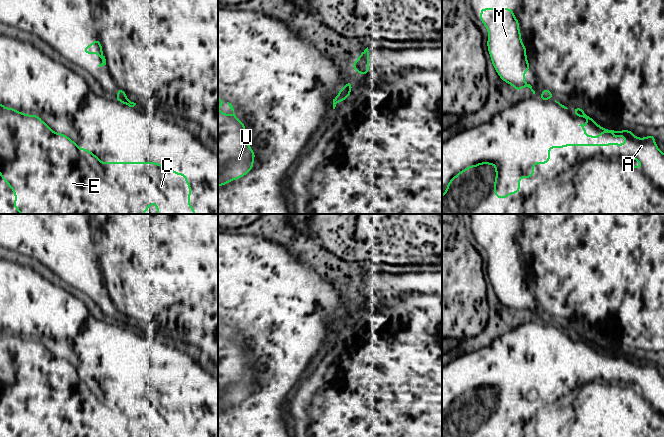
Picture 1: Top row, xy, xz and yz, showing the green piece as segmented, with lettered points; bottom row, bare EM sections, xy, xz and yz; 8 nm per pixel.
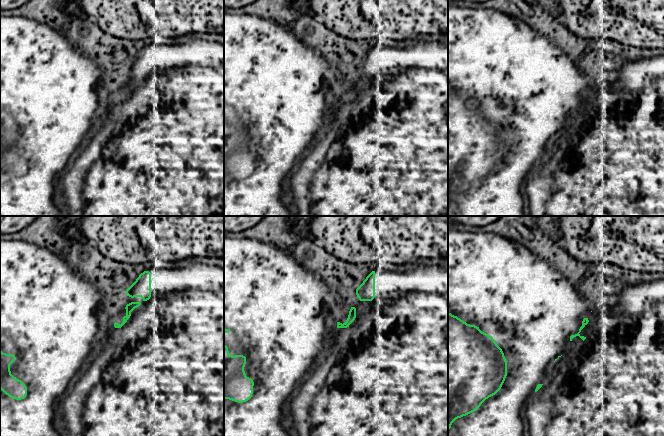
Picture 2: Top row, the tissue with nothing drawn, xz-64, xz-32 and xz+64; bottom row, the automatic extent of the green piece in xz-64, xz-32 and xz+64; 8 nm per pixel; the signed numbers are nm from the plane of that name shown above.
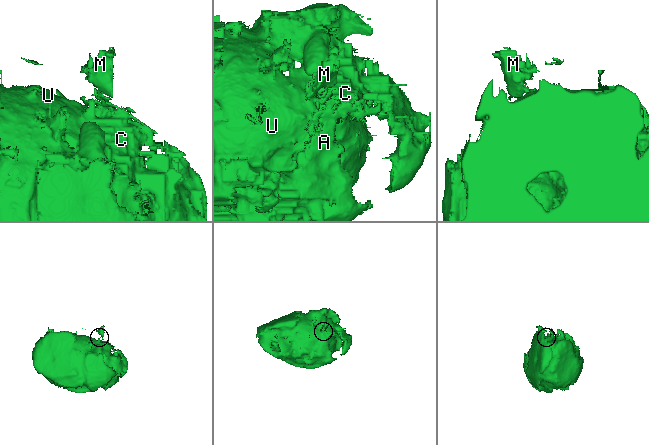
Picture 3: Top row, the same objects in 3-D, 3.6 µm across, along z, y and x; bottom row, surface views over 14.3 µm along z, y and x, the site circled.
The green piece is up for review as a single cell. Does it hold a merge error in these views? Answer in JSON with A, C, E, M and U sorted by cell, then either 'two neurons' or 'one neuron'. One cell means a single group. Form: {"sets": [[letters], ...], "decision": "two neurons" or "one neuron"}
{"sets": [["A", "C", "E", "U"], ["M"]], "decision": "two neurons"}

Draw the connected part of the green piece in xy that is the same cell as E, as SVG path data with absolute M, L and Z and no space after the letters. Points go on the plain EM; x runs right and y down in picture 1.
M0 328L0 398L1 402L13 413L17 421L13 431L20 437L145 437L151 428L157 430L157 437L195 437L189 428L191 409L184 397L175 397L172 391L164 391L156 386L101 386L86 371L79 374L79 367L74 367L68 360L55 357L38 339L18 336L15 332L6 332Z

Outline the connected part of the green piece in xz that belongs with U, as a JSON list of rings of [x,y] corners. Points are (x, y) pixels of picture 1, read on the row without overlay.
[[[227,327],[232,339],[218,334],[218,411],[245,400],[252,394],[256,381],[249,371],[245,347],[237,343],[232,328]]]

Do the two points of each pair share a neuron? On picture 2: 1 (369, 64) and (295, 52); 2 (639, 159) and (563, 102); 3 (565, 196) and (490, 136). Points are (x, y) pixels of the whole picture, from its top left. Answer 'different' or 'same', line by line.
1: different
2: different
3: different

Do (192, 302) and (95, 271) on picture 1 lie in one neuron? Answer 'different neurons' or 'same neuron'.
same neuron

